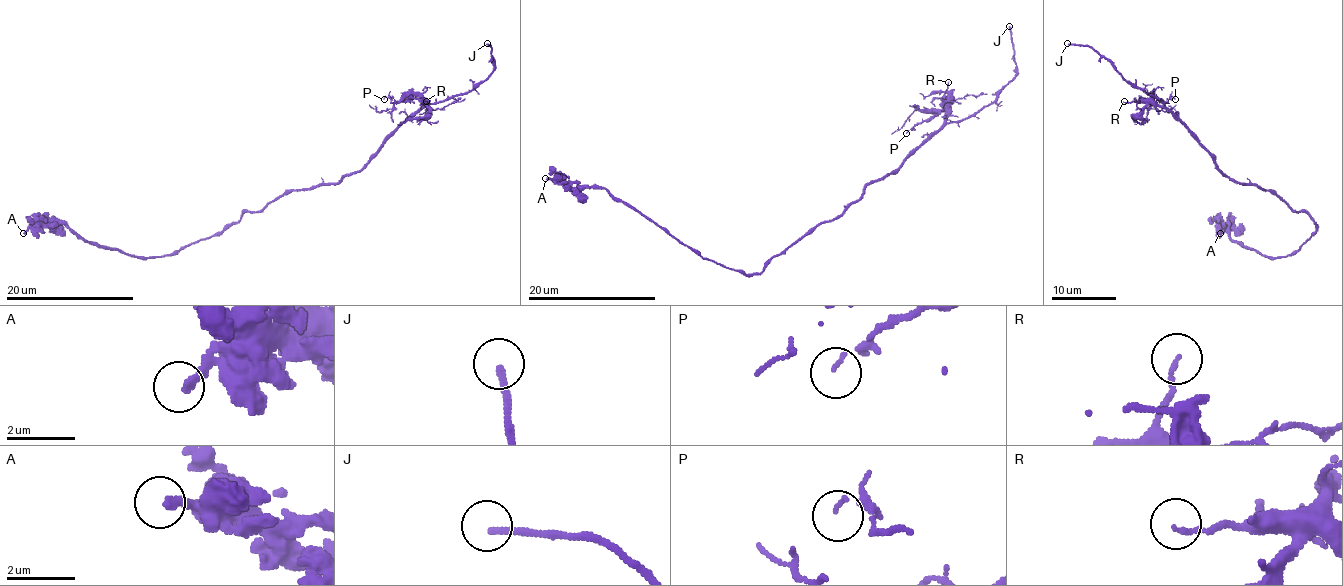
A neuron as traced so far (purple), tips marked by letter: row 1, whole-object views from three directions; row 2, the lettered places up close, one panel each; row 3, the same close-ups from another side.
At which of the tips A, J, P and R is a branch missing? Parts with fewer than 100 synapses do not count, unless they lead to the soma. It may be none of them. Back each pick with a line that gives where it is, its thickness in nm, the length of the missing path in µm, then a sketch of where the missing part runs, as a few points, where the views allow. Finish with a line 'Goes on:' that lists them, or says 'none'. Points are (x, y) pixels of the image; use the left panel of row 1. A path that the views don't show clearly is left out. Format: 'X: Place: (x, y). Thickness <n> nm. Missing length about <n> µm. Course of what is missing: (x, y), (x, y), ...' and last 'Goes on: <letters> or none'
J: Place: (487, 43). Thickness 200 nm. Missing length about 10 µm
Goes on: J

